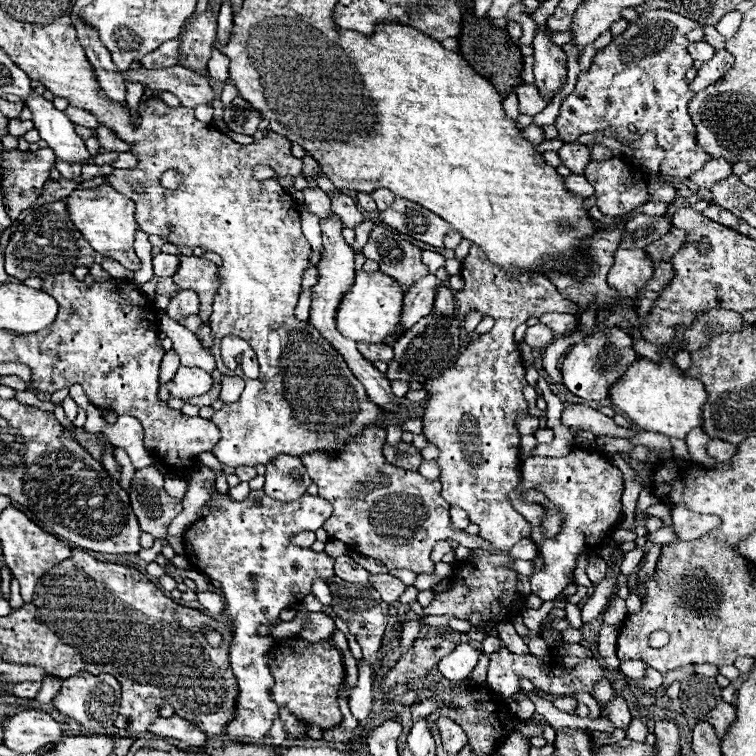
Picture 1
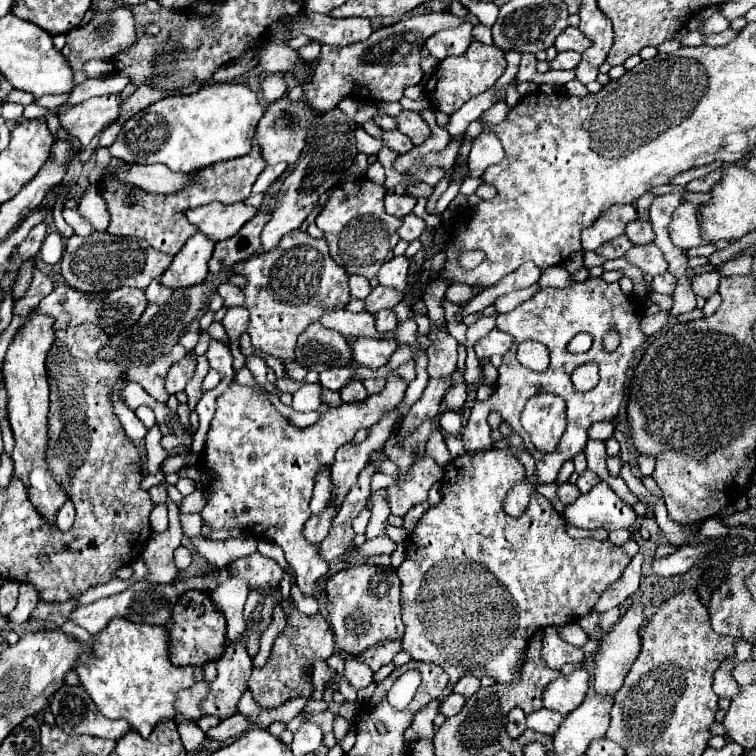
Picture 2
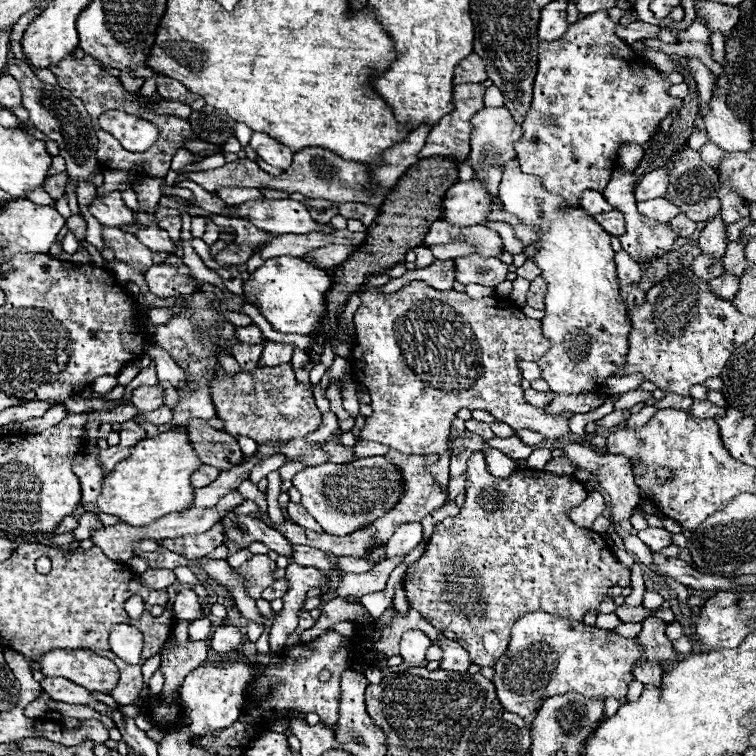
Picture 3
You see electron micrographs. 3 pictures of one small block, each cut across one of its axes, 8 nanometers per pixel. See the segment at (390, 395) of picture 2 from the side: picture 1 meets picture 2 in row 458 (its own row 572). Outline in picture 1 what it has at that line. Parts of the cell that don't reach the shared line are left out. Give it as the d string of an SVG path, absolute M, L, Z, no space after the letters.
M214 490L212 500L208 500L210 514L206 518L200 518L194 522L186 534L184 534L184 554L194 566L194 570L206 574L208 578L214 578L222 584L224 600L226 600L226 616L230 618L234 626L234 640L230 646L230 664L234 670L234 676L240 686L238 706L236 706L236 718L228 724L224 732L224 742L236 742L236 744L264 744L262 740L268 738L270 728L274 720L278 718L278 704L270 698L270 686L274 684L274 678L270 676L266 652L274 644L270 636L258 636L256 628L260 624L274 624L284 608L294 608L300 604L308 594L310 586L316 578L332 578L334 576L335 559L330 558L324 552L312 552L310 548L300 548L290 542L290 538L302 530L316 531L322 528L332 515L332 506L320 496L304 494L300 500L294 502L278 502L270 496L266 496L262 490L252 490L250 496L242 502L232 502L228 496L220 496Z

